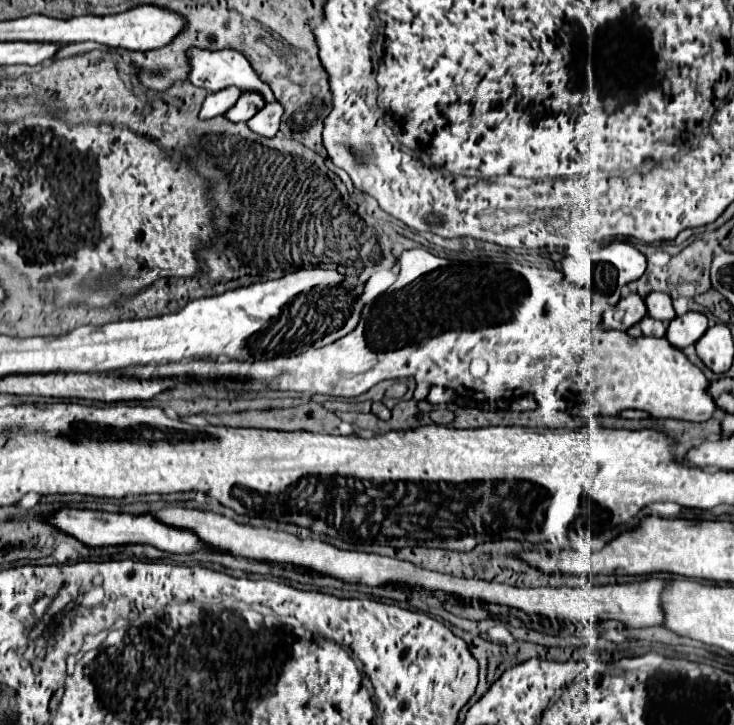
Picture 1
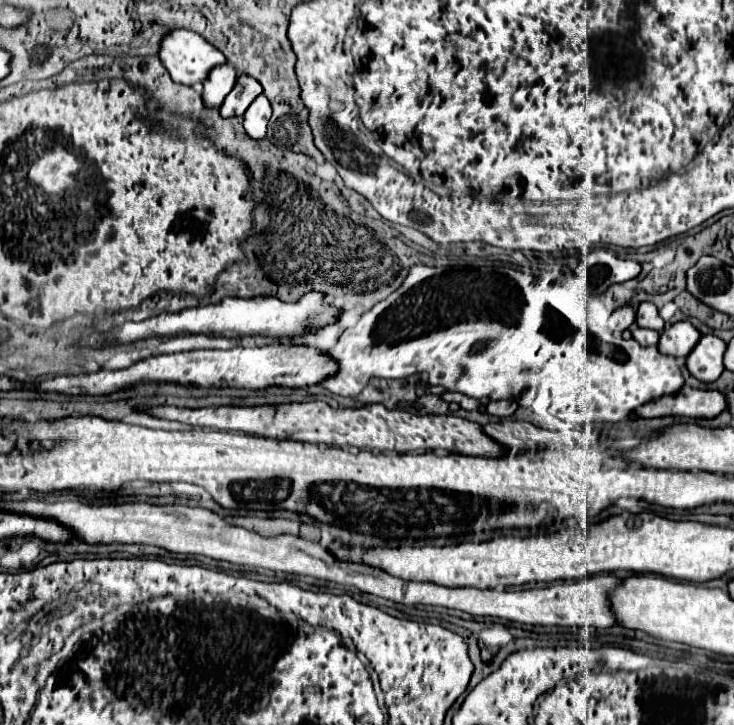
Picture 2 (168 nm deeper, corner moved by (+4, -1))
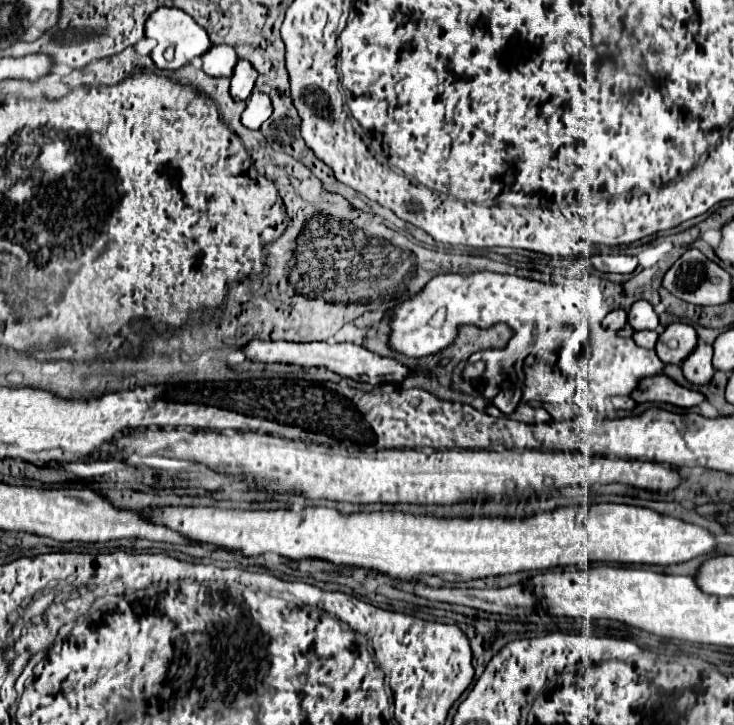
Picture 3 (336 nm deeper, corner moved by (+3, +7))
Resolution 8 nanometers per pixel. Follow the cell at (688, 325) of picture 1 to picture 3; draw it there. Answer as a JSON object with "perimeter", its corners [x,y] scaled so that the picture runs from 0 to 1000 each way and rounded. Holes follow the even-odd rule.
{"perimeter":[[[916,446],[894,473],[894,490],[902,501],[929,501],[948,481],[948,457],[935,446]]]}

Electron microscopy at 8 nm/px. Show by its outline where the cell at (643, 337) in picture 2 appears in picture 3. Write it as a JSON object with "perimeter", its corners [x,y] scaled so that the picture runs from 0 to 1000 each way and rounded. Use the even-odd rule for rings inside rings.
{"perimeter":[[[866,457],[861,462],[861,468],[866,476],[872,476],[877,481],[891,481],[891,476],[896,470],[896,459],[894,457]]]}

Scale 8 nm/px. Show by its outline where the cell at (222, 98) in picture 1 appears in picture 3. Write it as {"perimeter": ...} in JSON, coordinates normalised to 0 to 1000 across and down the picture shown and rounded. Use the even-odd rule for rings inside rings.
{"perimeter":[[[289,62],[275,76],[275,98],[289,106],[313,106],[319,98],[319,87],[324,84],[319,65],[313,62]]]}

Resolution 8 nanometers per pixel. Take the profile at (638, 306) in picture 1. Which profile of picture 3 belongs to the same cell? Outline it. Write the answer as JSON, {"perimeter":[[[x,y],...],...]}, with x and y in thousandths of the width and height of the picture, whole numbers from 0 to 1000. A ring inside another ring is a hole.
{"perimeter":[[[837,426],[837,429],[831,429],[831,432],[820,440],[820,448],[823,448],[826,454],[845,457],[845,454],[853,448],[853,429],[850,429],[850,426]]]}

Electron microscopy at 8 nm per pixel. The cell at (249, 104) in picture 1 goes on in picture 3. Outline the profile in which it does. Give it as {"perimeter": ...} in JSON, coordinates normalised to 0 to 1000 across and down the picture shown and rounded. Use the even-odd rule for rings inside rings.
{"perimeter":[[[324,81],[322,92],[319,92],[319,101],[316,101],[316,114],[313,114],[313,131],[316,137],[324,137],[324,139],[335,139],[346,123],[346,114],[349,114],[349,106],[351,101],[346,98],[346,92],[335,84],[335,81]]]}

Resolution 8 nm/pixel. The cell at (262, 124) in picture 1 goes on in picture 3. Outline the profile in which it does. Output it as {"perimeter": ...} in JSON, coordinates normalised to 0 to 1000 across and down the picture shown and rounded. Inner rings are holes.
{"perimeter":[[[343,126],[341,137],[335,139],[335,150],[330,156],[330,172],[338,178],[354,178],[357,170],[371,159],[368,134],[357,126]]]}

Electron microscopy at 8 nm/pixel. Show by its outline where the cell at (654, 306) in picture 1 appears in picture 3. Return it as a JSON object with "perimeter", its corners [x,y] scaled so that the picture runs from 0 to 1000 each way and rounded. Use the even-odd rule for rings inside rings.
{"perimeter":[[[866,415],[861,421],[861,426],[856,429],[856,446],[861,448],[864,457],[894,454],[896,451],[896,434],[883,415]]]}

